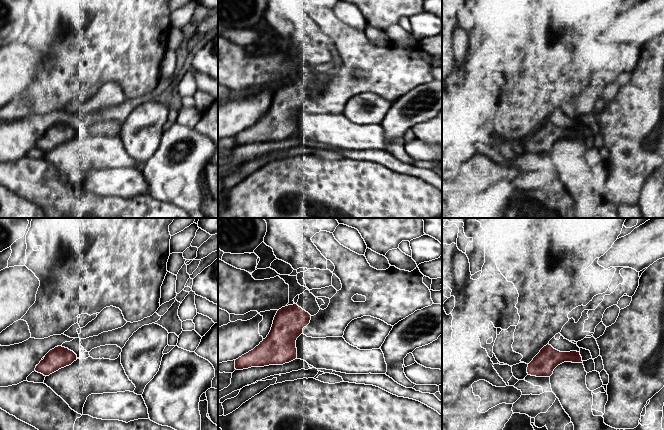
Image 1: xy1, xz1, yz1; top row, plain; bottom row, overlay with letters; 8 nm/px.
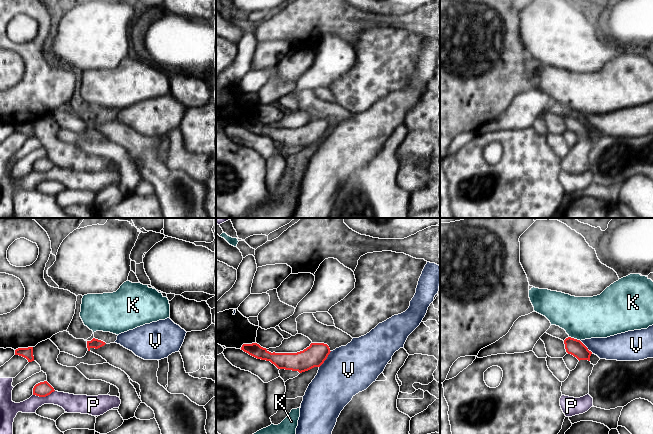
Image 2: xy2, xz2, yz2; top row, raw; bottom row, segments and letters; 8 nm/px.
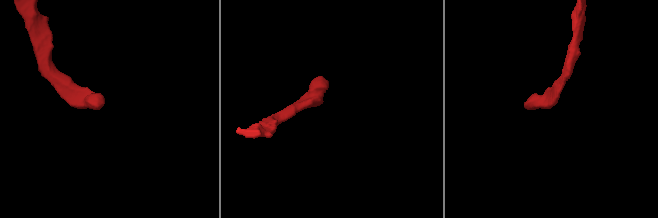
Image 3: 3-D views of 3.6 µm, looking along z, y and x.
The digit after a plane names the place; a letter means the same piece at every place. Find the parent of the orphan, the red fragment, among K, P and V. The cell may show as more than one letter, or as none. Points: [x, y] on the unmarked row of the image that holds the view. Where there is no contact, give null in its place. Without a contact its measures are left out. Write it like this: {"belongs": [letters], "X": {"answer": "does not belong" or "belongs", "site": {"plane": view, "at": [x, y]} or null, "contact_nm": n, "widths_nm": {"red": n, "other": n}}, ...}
{"belongs": [], "K": {"answer": "does not belong", "site": {"plane": "yz2", "at": [575, 115]}, "contact_nm": 100, "widths_nm": {"red": 130, "other": 340}}, "P": {"answer": "does not belong", "site": {"plane": "xy2", "at": [43, 172]}, "contact_nm": 180, "widths_nm": {"red": 120, "other": 150}}, "V": {"answer": "does not belong", "site": {"plane": "xz2", "at": [326, 134]}, "contact_nm": 170, "widths_nm": {"red": 180, "other": 400}}}

